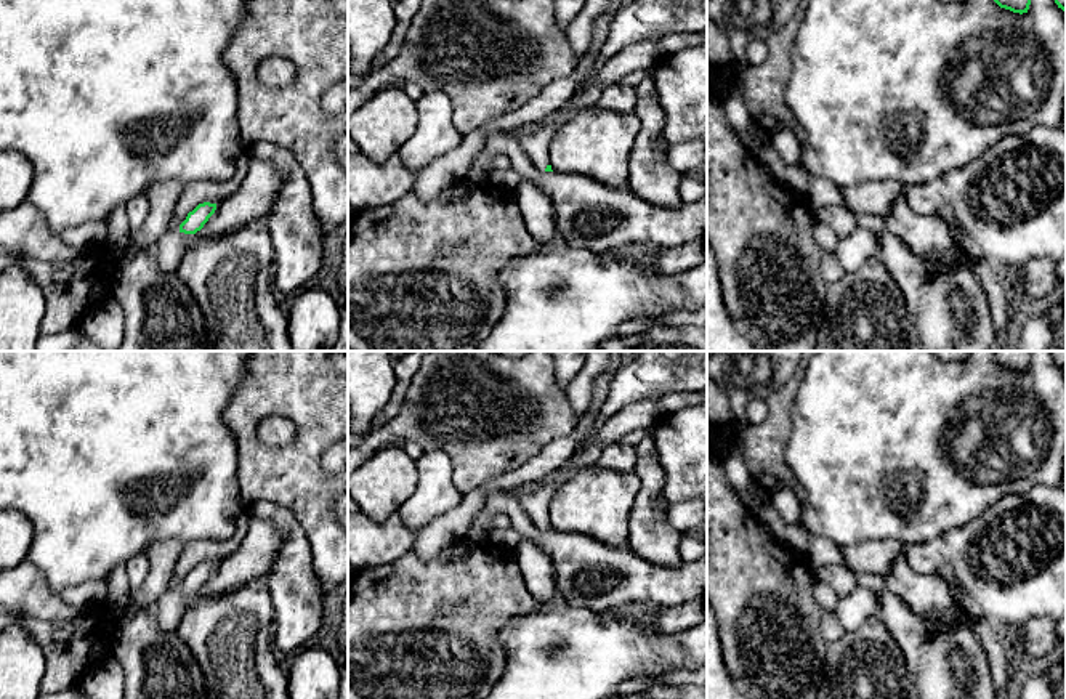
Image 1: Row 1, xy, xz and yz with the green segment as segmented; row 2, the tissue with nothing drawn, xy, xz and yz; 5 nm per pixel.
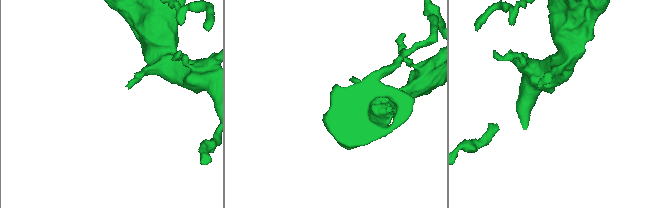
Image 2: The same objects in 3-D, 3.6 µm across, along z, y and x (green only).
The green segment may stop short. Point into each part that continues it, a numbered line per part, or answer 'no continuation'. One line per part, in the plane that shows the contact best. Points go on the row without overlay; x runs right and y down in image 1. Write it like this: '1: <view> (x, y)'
1: xz (536, 504)

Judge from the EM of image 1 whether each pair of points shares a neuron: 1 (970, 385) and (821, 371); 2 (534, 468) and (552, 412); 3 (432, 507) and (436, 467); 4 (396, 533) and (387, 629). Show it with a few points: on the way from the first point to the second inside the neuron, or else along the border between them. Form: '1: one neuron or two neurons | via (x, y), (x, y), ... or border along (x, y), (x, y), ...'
1: one neuron | via (933, 385), (858, 385)
2: two neurons | border along (571, 432), (549, 441), (521, 465), (507, 472)
3: one neuron | via (433, 497), (435, 476)
4: two neurons | border along (411, 549), (393, 561), (367, 565), (364, 568)

